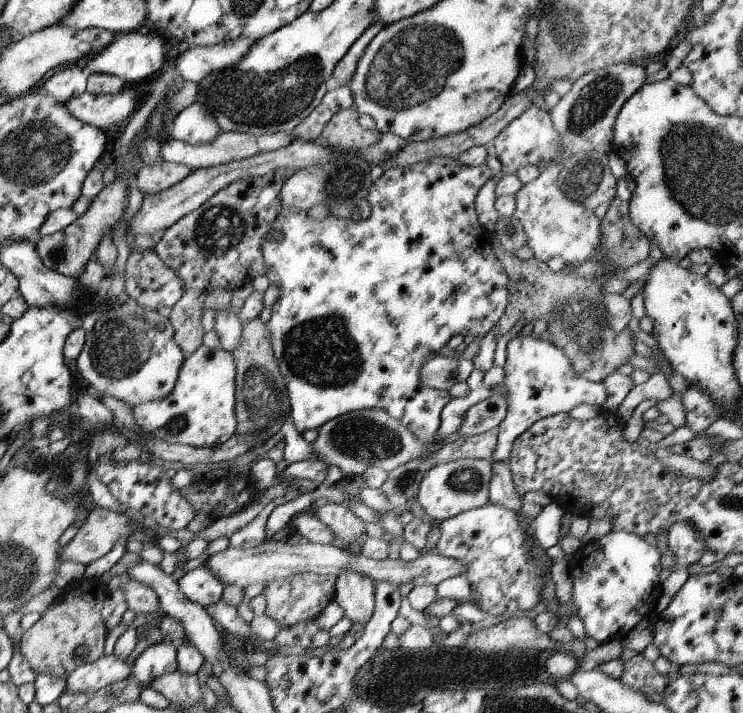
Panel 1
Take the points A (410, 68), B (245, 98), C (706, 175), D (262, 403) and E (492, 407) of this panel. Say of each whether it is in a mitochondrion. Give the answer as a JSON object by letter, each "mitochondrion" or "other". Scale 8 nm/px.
{"A":"mitochondrion","B":"mitochondrion","C":"mitochondrion","D":"mitochondrion","E":"other"}

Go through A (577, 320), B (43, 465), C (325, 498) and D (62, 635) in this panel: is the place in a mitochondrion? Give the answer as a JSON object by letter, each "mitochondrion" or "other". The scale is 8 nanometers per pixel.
{"A":"mitochondrion","B":"other","C":"other","D":"other"}

